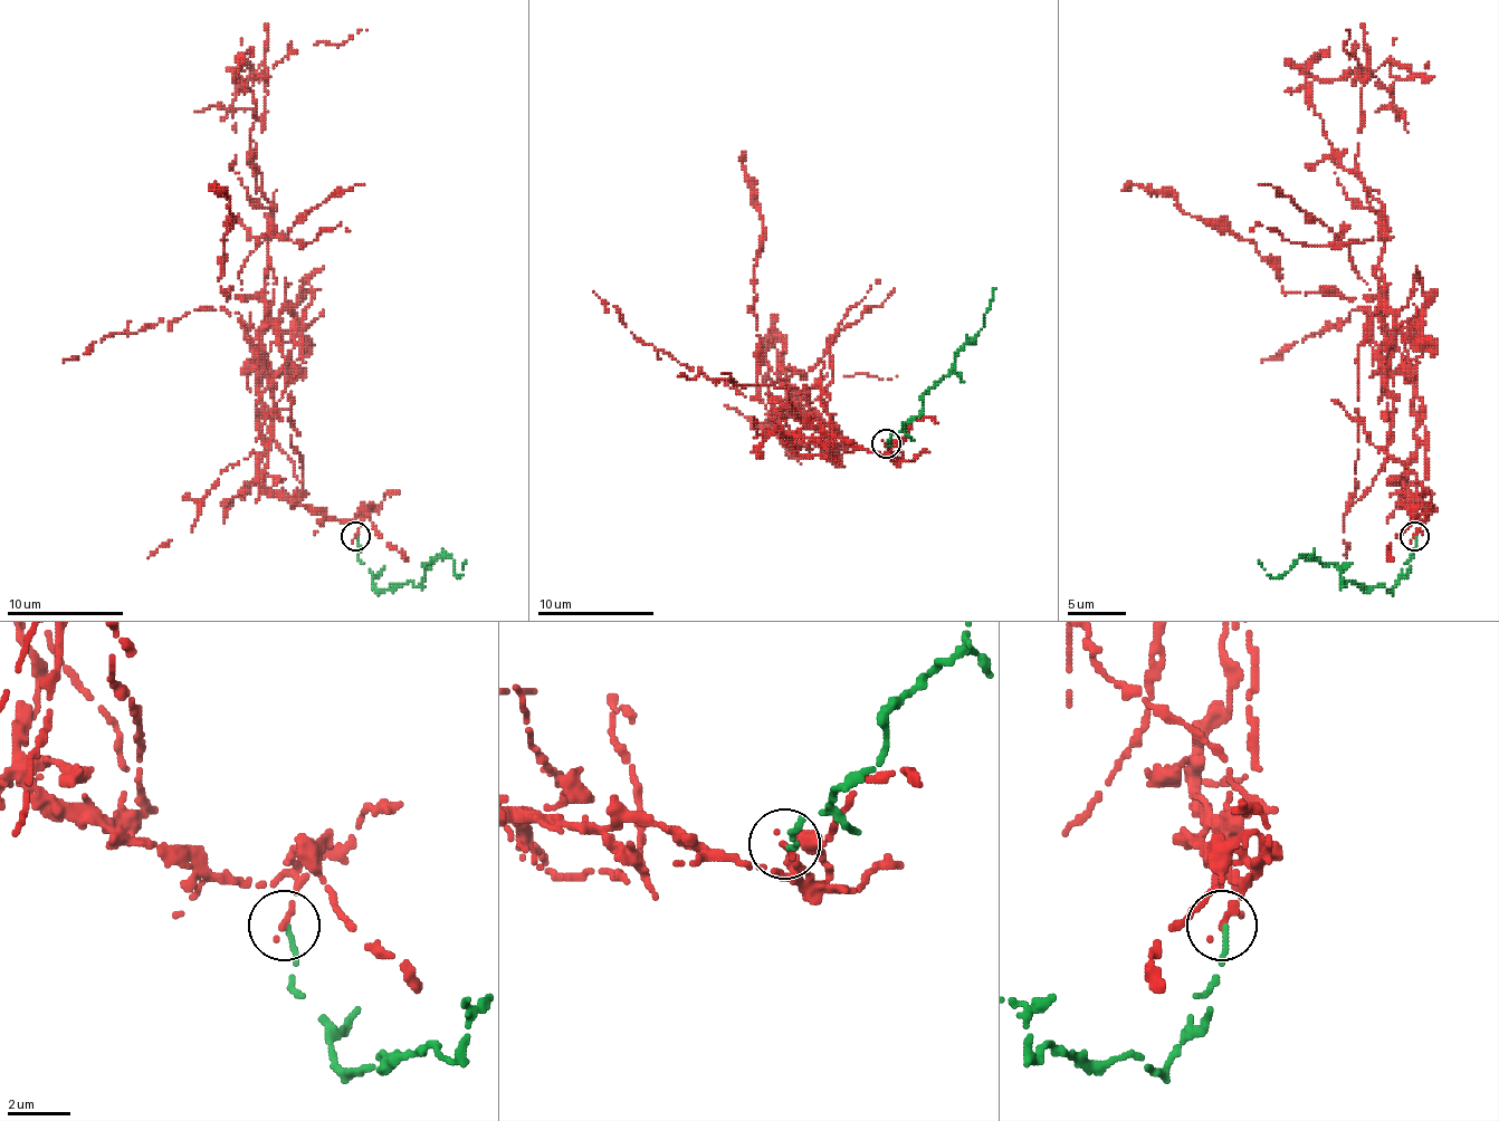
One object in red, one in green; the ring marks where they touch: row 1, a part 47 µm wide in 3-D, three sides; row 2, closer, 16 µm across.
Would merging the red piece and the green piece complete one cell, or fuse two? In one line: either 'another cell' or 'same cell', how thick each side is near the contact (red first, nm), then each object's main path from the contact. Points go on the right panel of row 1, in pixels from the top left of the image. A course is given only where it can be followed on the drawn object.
another cell; 240 nm thick on the red side, 150 nm on the other; red runs (1413, 537), (1413, 365), (1378, 313), (1381, 204), (1340, 164), (1306, 79), (1411, 74), (1364, 76), (1346, 29); green runs (1416, 537), (1393, 590), (1349, 581), (1346, 586), (1335, 566), (1311, 557), (1270, 577), (1259, 561)

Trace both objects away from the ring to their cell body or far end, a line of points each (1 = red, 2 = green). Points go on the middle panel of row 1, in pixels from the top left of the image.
1: (885, 443), (785, 446), (800, 411), (765, 341), (780, 440), (789, 393), (897, 376)
2: (888, 446), (888, 440), (908, 422), (941, 379), (955, 370), (952, 364), (984, 326), (995, 288)

